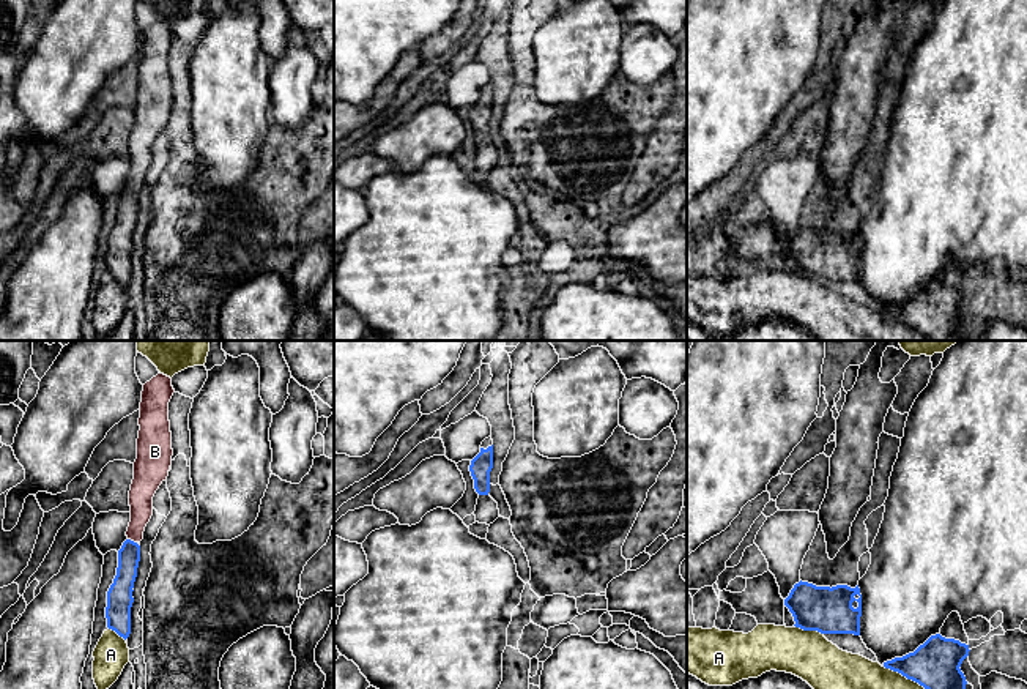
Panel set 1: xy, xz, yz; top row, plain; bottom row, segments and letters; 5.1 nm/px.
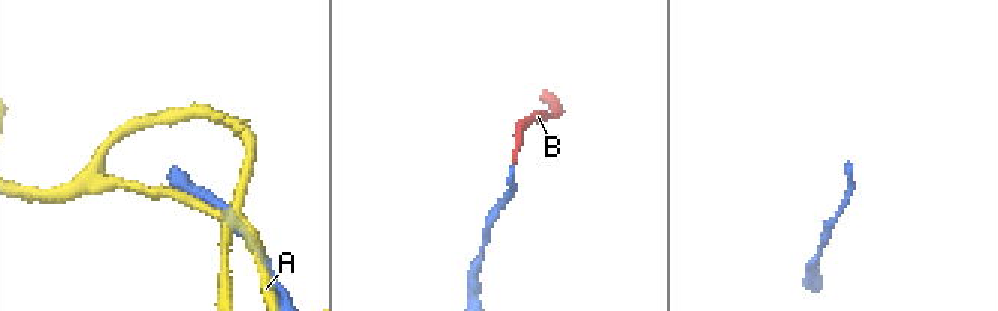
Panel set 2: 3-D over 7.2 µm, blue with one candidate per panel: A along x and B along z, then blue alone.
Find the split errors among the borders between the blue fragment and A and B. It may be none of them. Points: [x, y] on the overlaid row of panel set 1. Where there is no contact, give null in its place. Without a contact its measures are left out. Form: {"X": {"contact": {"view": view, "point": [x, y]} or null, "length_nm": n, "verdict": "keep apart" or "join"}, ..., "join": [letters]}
{"A": {"contact": {"view": "yz", "point": [808, 629]}, "length_nm": 160, "verdict": "keep apart"}, "B": {"contact": {"view": "xy", "point": [133, 541]}, "length_nm": 50, "verdict": "join"}, "join": ["B"]}

